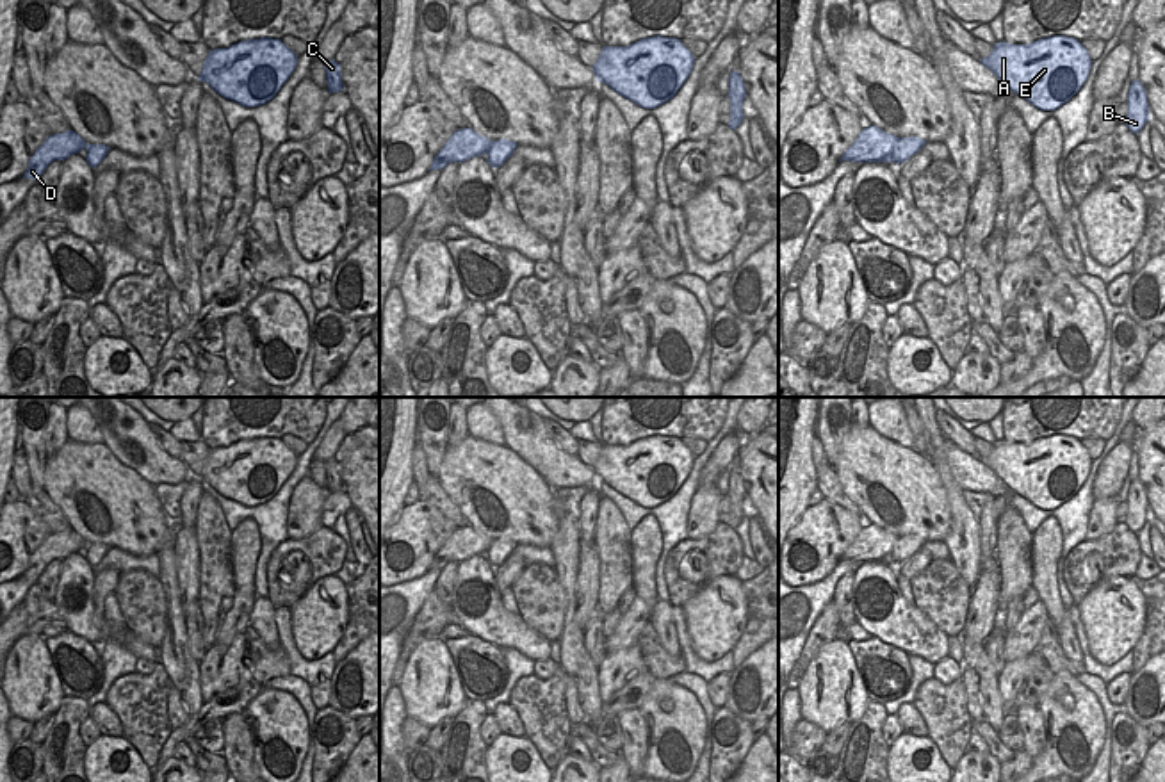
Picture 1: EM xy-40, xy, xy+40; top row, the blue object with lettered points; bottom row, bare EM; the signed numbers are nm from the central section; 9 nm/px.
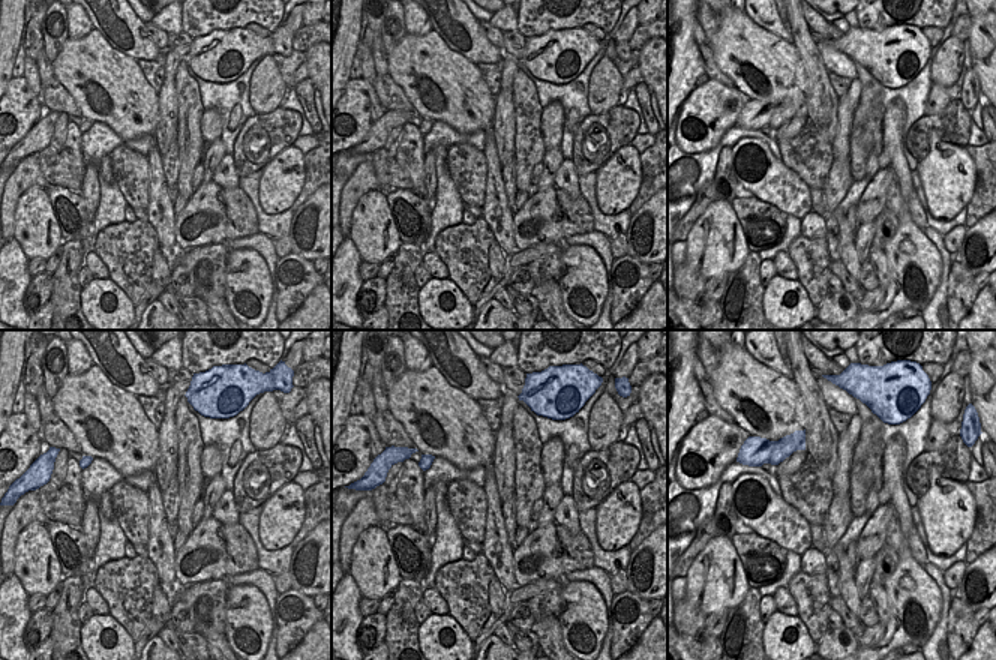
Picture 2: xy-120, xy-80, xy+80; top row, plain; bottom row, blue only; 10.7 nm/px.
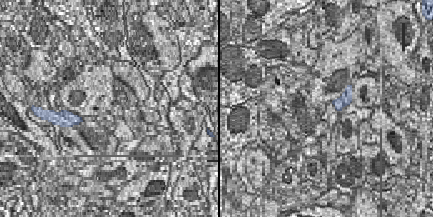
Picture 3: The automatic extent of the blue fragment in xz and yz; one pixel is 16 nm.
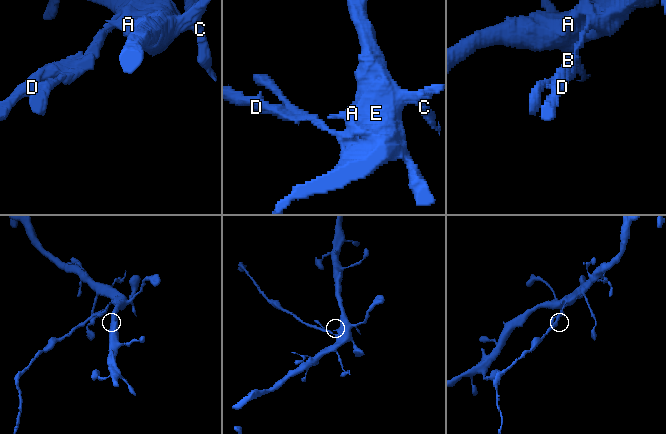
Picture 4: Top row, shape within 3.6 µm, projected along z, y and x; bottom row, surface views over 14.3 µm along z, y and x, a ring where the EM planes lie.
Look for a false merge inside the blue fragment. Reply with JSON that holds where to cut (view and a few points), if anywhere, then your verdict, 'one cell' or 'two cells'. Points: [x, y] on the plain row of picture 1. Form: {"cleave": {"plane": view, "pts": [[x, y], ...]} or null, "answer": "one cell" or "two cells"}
{"cleave": {"plane": "xy+40", "pts": [[900, 538], [882, 560]]}, "answer": "two cells"}

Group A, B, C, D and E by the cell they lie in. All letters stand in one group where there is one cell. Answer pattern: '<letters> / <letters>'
A B C E / D

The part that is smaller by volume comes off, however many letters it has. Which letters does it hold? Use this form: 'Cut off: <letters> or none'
Cut off: D

